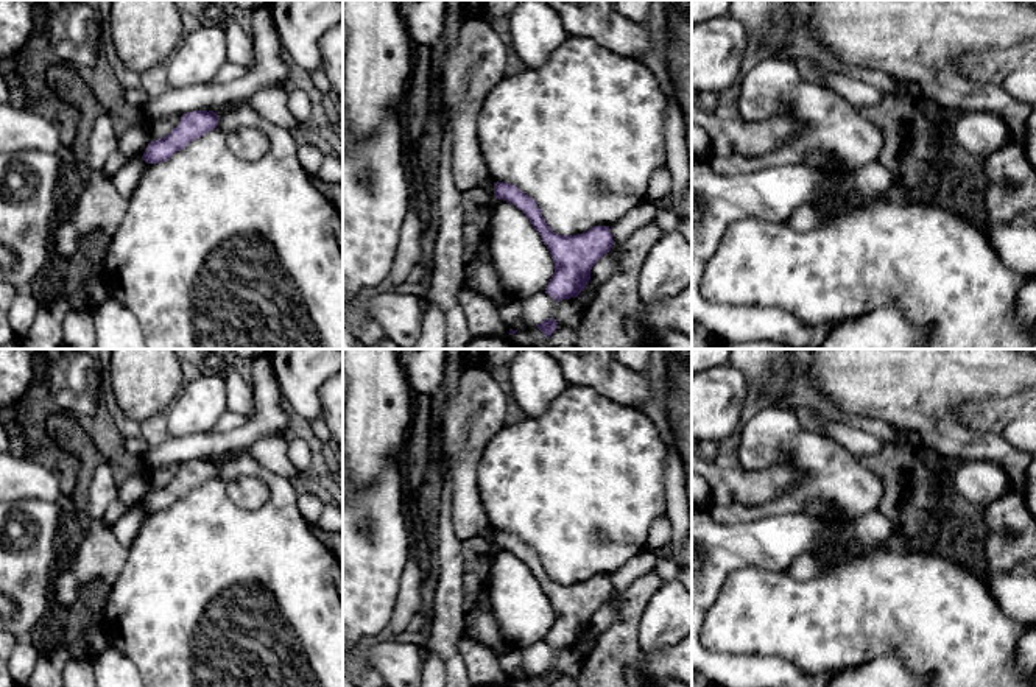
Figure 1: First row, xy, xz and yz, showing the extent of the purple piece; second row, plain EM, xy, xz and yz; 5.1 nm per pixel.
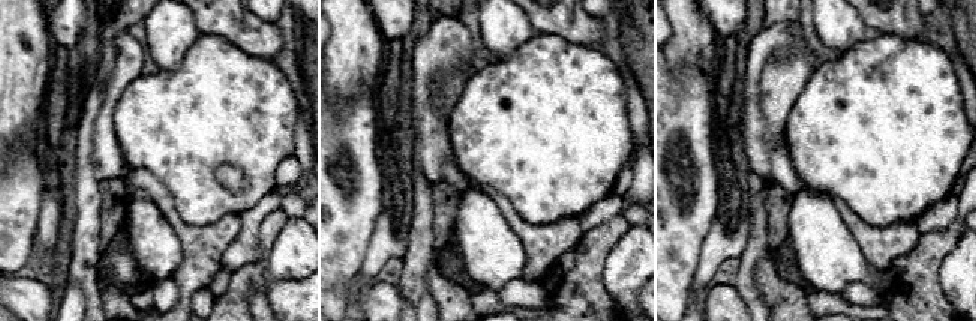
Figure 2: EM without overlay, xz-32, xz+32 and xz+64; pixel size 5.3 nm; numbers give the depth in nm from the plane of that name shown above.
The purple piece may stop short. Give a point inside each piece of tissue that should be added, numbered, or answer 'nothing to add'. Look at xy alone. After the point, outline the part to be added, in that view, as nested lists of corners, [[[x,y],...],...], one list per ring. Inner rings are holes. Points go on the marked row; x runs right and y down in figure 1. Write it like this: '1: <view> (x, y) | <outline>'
nothing to add

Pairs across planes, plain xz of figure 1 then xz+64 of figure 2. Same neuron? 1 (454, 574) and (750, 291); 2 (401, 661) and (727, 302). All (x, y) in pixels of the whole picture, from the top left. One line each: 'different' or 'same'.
1: same
2: same

